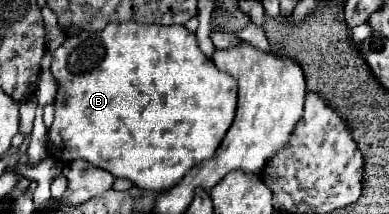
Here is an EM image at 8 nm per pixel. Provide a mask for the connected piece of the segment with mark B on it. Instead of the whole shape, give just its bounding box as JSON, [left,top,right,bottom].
[47,22,237,190]

